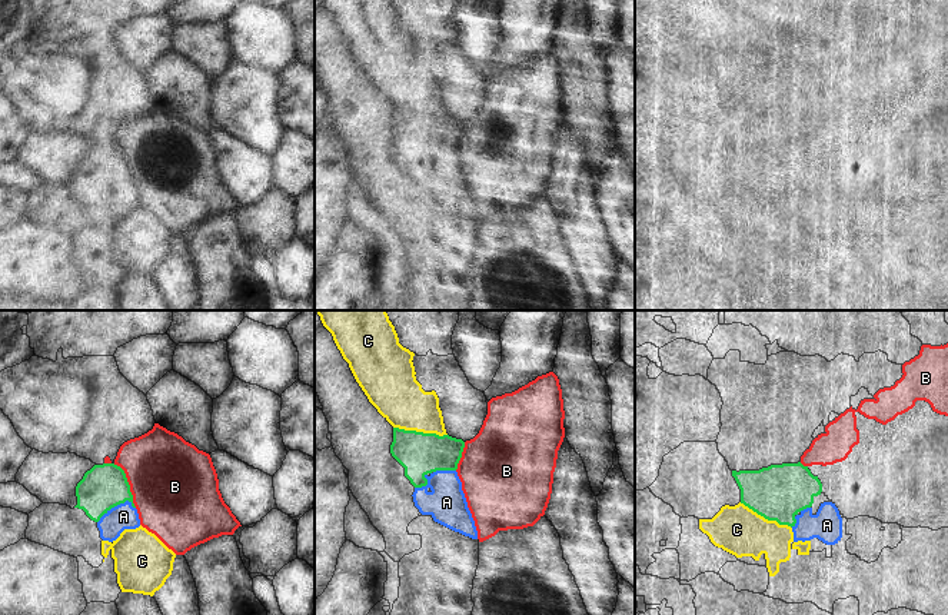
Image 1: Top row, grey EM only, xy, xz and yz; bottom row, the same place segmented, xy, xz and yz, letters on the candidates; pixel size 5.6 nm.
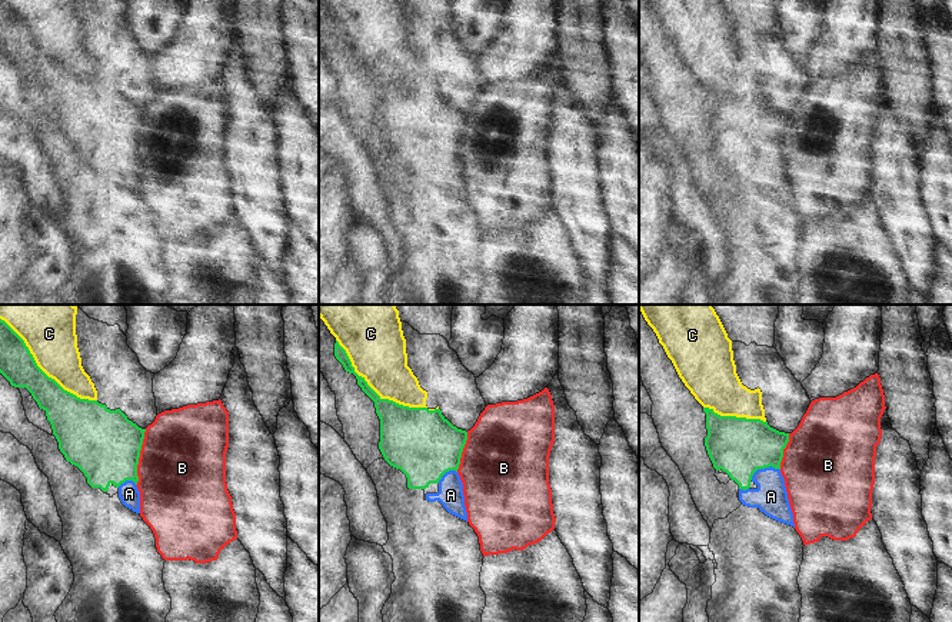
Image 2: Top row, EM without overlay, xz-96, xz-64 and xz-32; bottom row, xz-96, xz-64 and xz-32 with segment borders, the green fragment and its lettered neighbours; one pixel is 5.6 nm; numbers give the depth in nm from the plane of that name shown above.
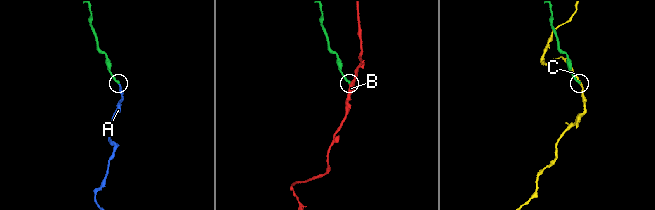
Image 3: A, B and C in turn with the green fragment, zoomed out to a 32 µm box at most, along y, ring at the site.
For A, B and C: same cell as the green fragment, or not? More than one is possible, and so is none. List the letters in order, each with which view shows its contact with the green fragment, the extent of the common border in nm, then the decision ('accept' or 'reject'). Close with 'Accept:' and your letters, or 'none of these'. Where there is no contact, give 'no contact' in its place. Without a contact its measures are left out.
A: meets green in xy; contact 240 nm long; accept
B: meets green in xy; contact 280 nm long; reject
C: meets green in xz; contact 300 nm long; reject
Accept: A

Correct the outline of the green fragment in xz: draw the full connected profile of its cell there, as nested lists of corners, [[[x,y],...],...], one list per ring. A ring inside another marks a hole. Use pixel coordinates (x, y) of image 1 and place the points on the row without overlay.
[[[393,107],[390,133],[405,147],[405,156],[415,166],[412,176],[422,195],[430,195],[435,202],[478,219],[456,152],[463,127],[462,119],[449,114]]]

